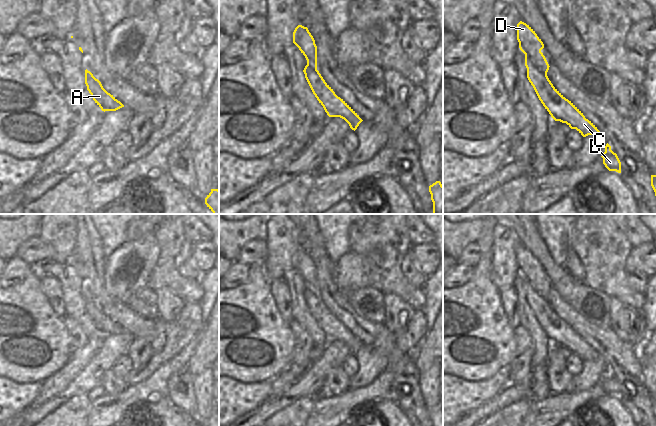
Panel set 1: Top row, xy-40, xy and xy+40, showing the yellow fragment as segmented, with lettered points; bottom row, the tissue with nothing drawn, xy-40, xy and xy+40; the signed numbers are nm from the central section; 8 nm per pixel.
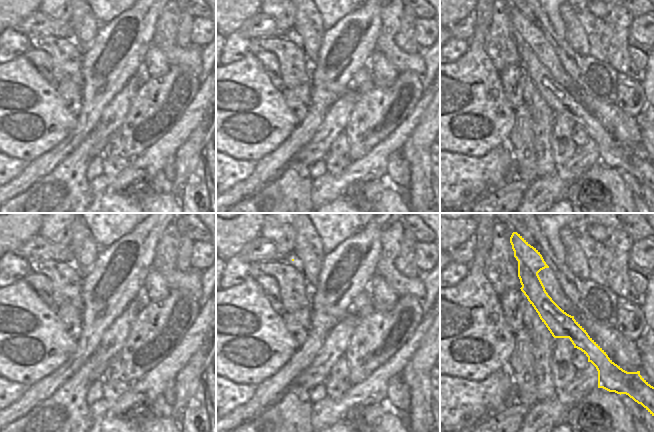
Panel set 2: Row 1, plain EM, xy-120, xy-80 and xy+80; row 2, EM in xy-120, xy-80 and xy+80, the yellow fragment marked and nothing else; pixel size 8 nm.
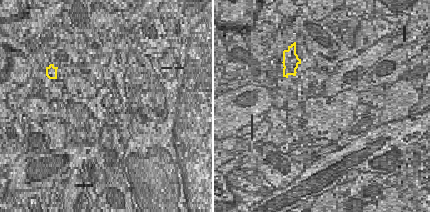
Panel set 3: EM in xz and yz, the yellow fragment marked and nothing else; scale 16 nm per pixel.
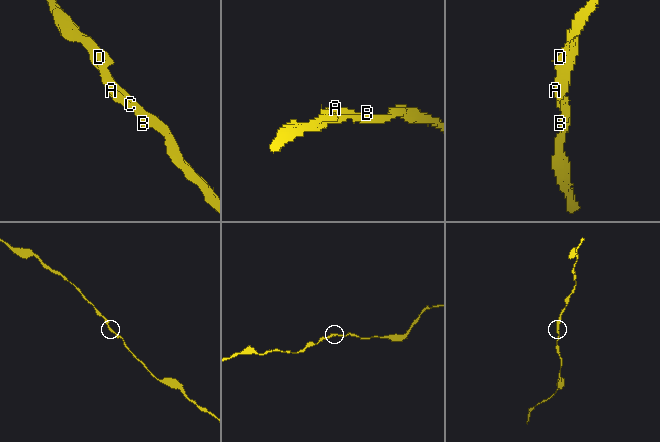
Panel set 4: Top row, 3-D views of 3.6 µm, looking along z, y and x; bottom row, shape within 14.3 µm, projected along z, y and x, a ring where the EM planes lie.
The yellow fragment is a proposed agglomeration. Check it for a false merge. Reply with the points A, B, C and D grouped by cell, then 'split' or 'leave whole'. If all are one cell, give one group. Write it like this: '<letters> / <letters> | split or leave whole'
A B C D | leave whole

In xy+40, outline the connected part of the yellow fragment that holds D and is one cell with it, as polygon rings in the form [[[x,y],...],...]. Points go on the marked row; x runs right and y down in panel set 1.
[[[522,21],[517,24],[517,40],[525,54],[527,78],[551,117],[576,129],[583,137],[600,134],[597,127],[553,86],[547,76],[550,66],[541,52],[544,44],[535,31]]]

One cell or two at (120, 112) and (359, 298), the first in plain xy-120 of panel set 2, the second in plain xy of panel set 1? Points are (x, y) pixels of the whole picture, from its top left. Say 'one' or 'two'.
two

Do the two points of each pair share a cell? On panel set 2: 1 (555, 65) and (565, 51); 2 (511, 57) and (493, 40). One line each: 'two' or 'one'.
1: two
2: one

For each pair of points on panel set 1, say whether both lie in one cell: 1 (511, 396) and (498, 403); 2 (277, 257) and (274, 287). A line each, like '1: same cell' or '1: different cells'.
1: same cell
2: different cells

